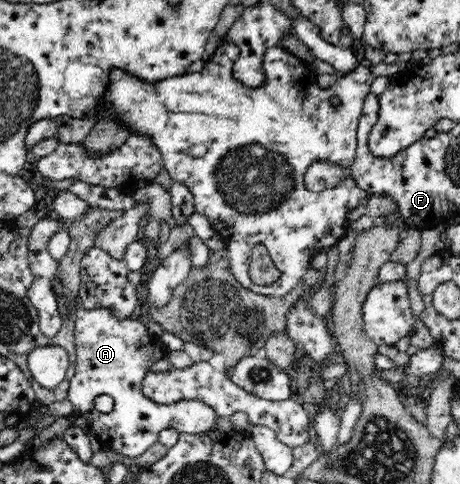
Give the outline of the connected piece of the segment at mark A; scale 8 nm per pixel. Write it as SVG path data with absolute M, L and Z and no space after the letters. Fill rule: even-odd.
M76 298L74 342L76 345L75 373L69 384L67 398L73 404L74 412L87 420L86 429L96 431L104 450L114 450L118 454L136 458L140 454L144 454L158 440L158 434L164 428L172 427L179 433L200 434L208 432L216 424L219 417L218 413L198 399L160 404L144 395L142 382L148 371L166 373L174 366L168 360L170 350L160 341L160 337L150 335L144 323L139 319L132 319L131 317L120 319L118 315L114 315L112 309L106 307L86 309L80 303L80 299ZM100 394L108 394L114 399L111 412L102 413L94 407L94 398Z

